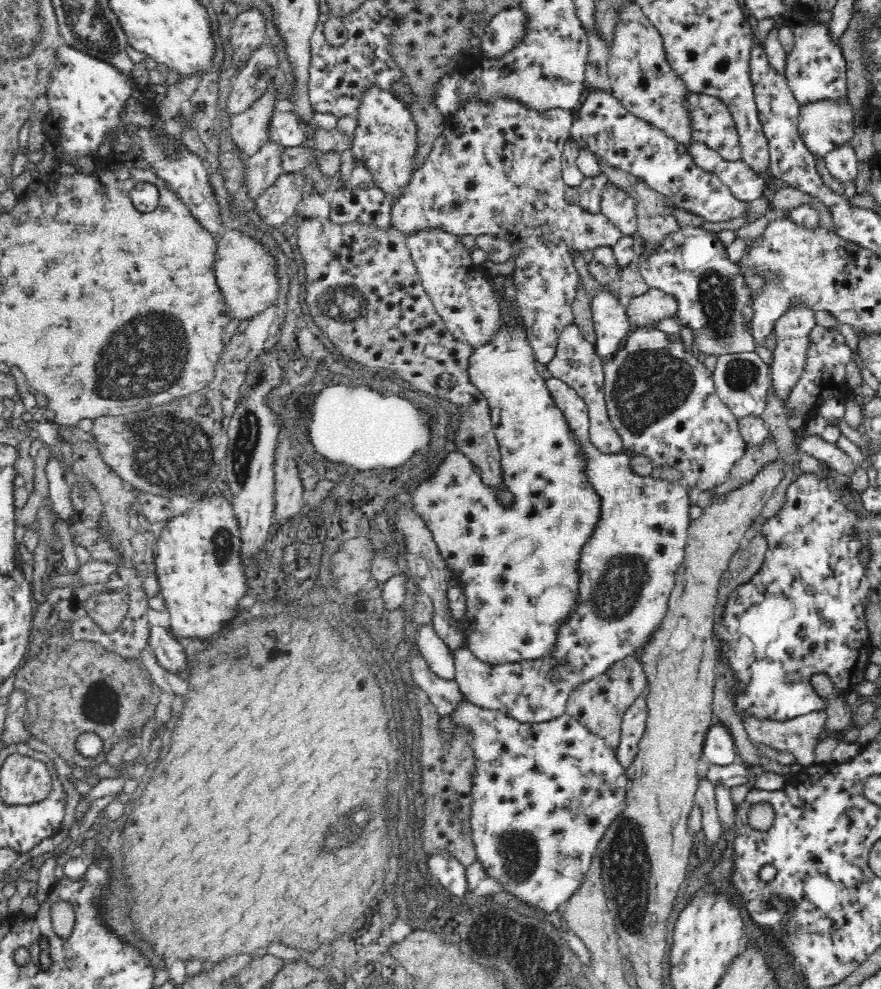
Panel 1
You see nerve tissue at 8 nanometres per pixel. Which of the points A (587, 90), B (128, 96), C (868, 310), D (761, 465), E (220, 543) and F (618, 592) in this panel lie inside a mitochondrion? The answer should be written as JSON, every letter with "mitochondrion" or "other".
{"A":"other","B":"other","C":"other","D":"other","E":"mitochondrion","F":"mitochondrion"}

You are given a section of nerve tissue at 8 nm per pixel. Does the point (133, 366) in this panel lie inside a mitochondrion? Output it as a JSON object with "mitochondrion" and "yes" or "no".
{"mitochondrion":"yes"}

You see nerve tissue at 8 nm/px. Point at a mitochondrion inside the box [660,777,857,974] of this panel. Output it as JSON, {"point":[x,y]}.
{"point":[785,907]}

